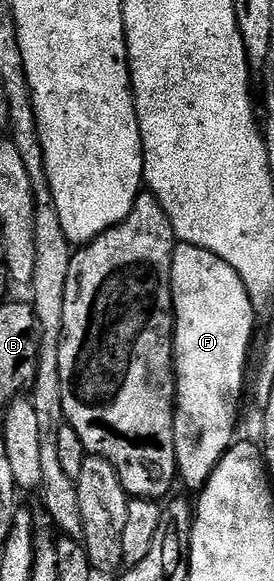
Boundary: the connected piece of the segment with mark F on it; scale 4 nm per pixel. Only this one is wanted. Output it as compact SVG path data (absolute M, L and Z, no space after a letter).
M177 244L172 253L172 312L176 318L176 327L172 338L174 350L174 364L176 367L176 414L174 415L174 451L176 452L176 472L181 482L185 481L193 491L203 489L208 481L209 475L214 471L214 467L224 458L227 449L231 449L234 438L238 433L238 415L236 419L236 408L240 405L240 392L244 389L244 368L248 365L248 347L252 343L252 328L256 325L257 310L252 308L252 300L234 267L230 263L222 263L218 255L210 255L202 247L193 245Z

